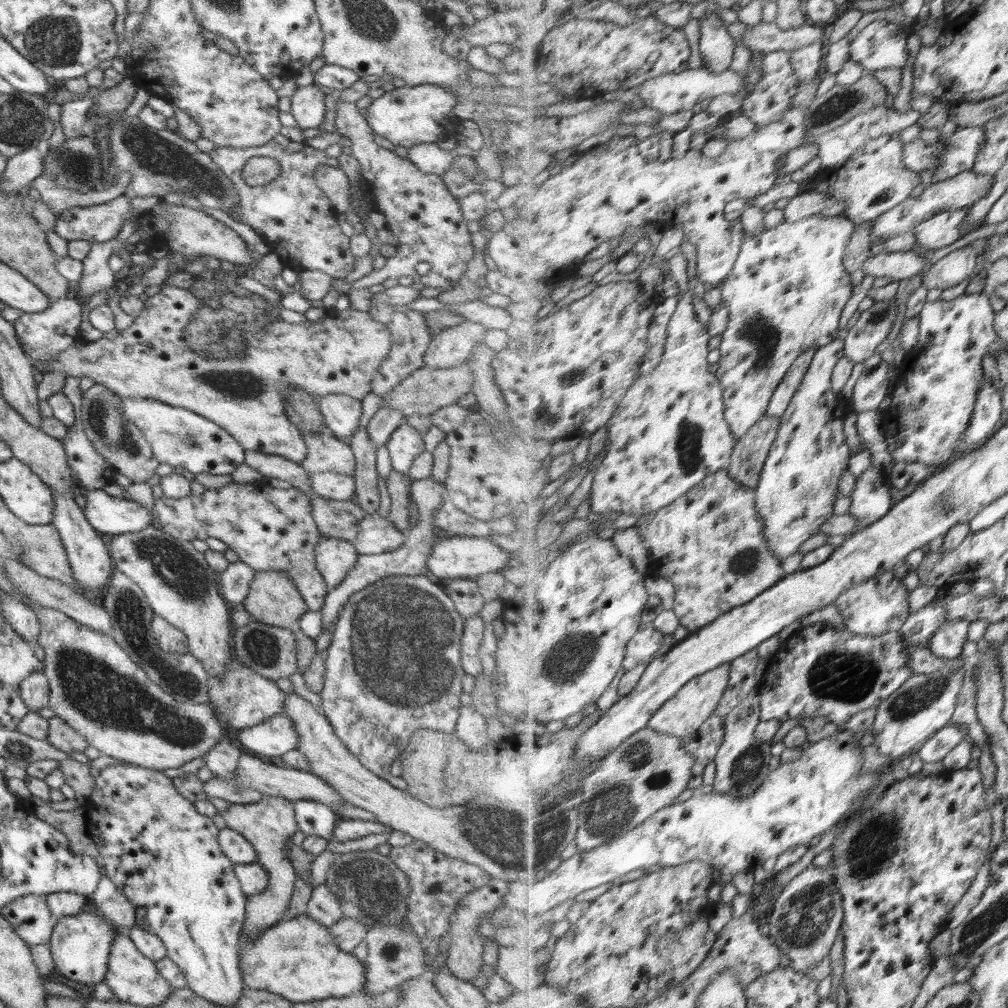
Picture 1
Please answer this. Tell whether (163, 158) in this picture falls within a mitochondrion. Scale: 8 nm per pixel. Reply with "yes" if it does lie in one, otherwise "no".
yes

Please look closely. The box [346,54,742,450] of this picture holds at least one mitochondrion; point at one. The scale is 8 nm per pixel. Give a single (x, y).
(573, 376)

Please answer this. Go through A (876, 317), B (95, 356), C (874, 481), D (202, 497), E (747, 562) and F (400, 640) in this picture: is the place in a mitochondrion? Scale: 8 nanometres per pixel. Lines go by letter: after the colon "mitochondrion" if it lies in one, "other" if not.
A: mitochondrion
B: other
C: other
D: other
E: mitochondrion
F: mitochondrion

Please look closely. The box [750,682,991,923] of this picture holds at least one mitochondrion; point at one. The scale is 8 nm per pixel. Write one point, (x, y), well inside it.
(871, 839)

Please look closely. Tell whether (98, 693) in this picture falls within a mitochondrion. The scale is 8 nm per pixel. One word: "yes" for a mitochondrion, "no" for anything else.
yes

